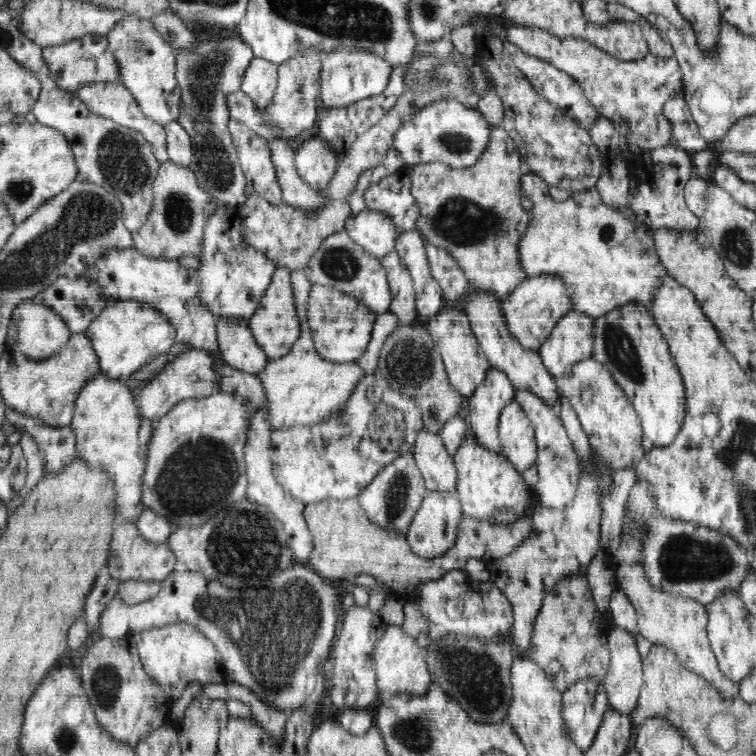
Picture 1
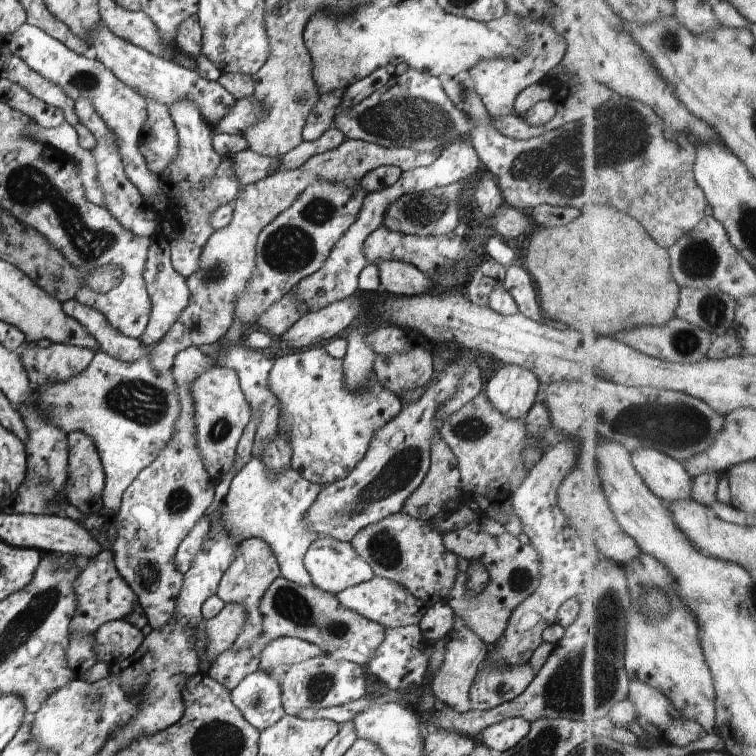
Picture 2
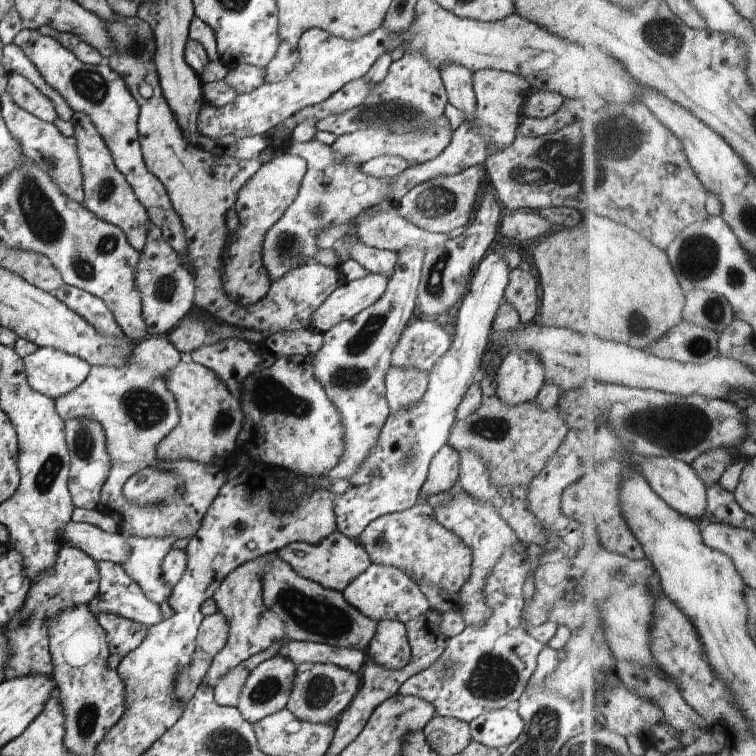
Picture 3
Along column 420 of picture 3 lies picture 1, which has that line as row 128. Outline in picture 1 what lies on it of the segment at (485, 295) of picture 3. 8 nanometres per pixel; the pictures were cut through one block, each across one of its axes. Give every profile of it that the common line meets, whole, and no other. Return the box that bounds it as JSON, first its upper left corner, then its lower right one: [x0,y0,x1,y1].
[392,98,494,168]

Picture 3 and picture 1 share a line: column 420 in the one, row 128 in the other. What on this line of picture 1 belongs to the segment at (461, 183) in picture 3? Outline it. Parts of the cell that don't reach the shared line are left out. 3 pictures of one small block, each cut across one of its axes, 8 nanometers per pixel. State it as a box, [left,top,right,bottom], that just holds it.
[174,34,255,209]

